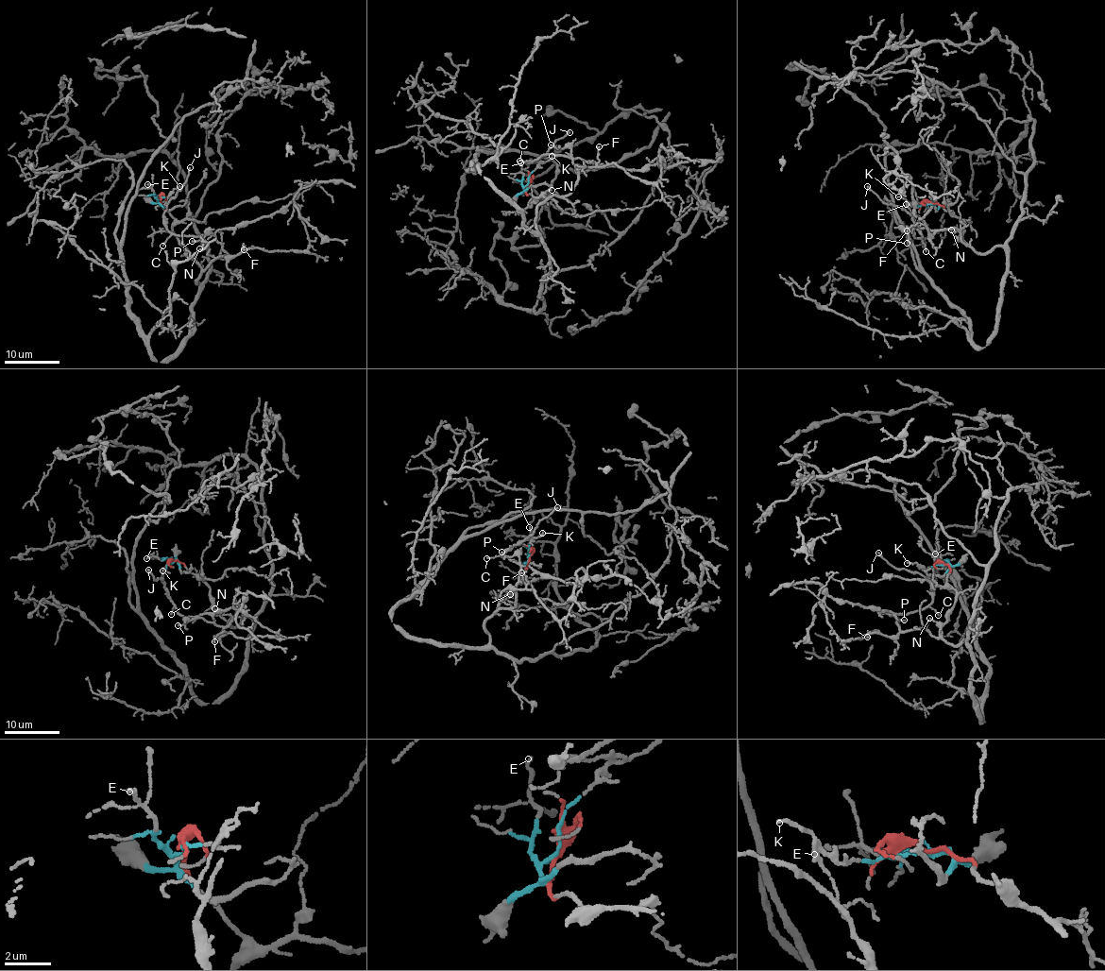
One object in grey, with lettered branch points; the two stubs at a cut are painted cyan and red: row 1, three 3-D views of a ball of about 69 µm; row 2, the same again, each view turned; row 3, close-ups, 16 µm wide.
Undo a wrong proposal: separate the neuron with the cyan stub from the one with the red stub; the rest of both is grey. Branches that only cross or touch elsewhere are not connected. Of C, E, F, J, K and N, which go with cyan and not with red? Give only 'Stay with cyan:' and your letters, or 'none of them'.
Stay with cyan: C, E, J, K

